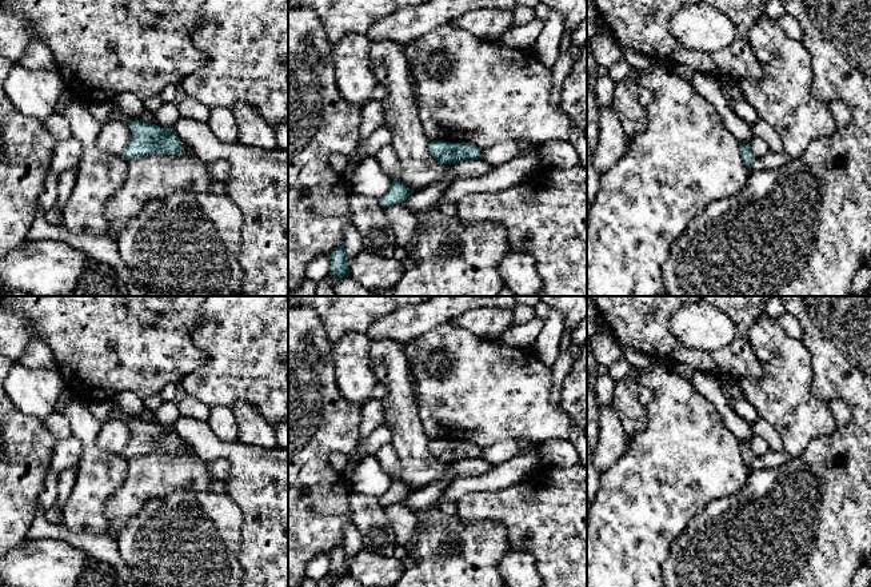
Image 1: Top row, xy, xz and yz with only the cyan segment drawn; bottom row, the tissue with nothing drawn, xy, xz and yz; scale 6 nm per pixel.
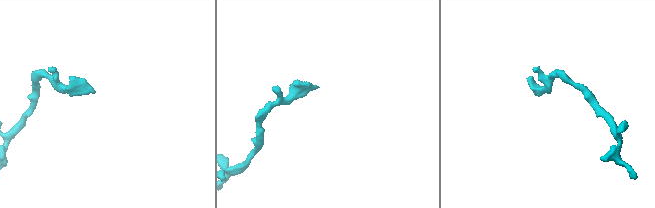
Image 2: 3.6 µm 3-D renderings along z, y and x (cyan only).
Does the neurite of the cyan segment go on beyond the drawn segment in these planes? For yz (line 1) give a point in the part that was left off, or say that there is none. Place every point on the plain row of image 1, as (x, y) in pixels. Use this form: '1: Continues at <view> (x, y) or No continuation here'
1: No continuation here

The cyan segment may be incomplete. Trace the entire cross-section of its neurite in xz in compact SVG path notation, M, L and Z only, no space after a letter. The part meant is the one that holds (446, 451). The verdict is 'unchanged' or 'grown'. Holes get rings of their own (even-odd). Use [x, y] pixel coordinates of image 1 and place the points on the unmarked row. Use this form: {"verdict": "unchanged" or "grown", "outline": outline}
{"verdict": "unchanged", "outline": "M444 439L431 440L429 452L442 463L458 463L467 458L479 458L480 447L471 442L450 442Z"}

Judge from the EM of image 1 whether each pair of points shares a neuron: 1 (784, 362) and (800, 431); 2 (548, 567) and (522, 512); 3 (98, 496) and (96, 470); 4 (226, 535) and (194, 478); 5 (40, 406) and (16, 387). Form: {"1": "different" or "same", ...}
{"1": "same", "2": "same", "3": "same", "4": "different", "5": "same"}

